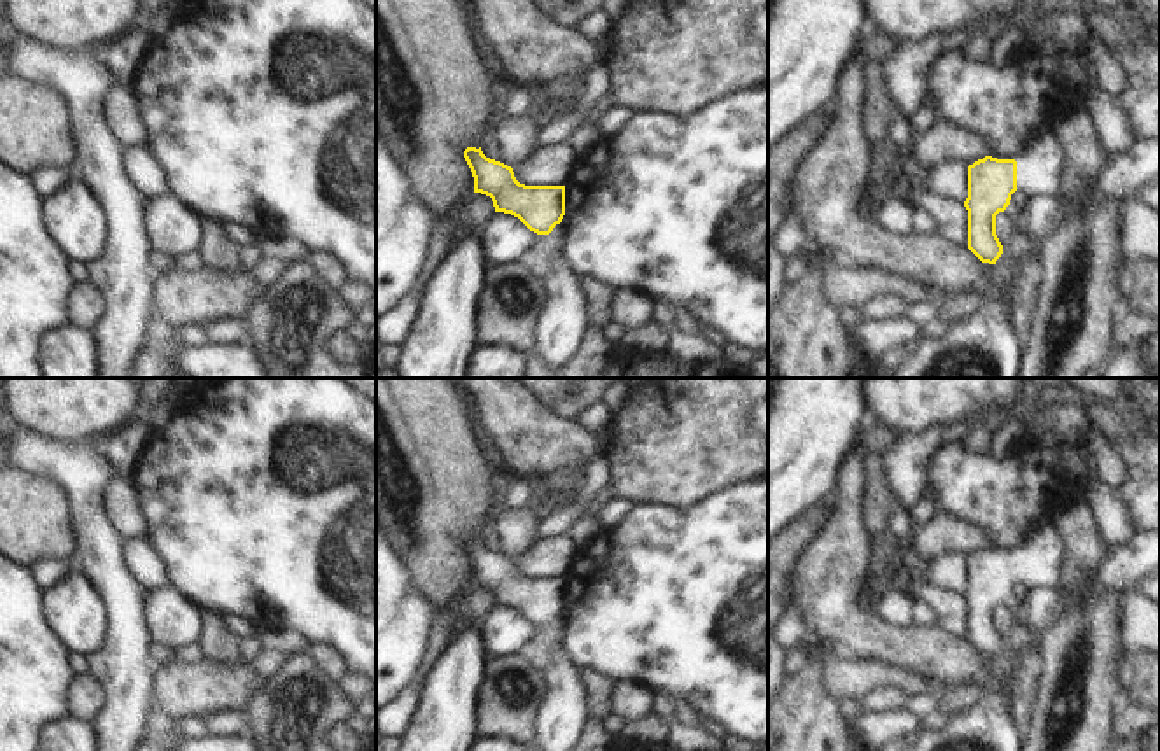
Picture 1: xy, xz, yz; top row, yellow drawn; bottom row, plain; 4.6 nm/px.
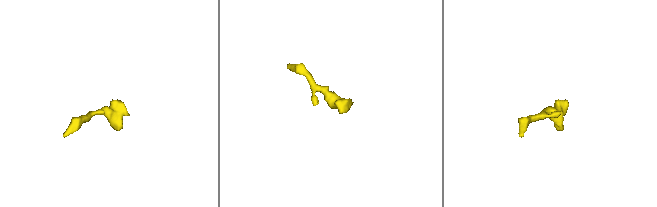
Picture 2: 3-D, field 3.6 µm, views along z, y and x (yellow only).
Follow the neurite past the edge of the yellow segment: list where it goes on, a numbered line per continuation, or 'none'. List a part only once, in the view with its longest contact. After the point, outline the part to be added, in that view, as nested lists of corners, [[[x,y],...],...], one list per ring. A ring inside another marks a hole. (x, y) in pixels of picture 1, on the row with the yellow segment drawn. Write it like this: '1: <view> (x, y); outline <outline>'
1: yz (1040, 167); outline [[[1053,131],[1041,133],[1017,158],[1017,189],[1036,198],[1055,196],[1060,189],[1060,177],[1066,168],[1066,147]]]

